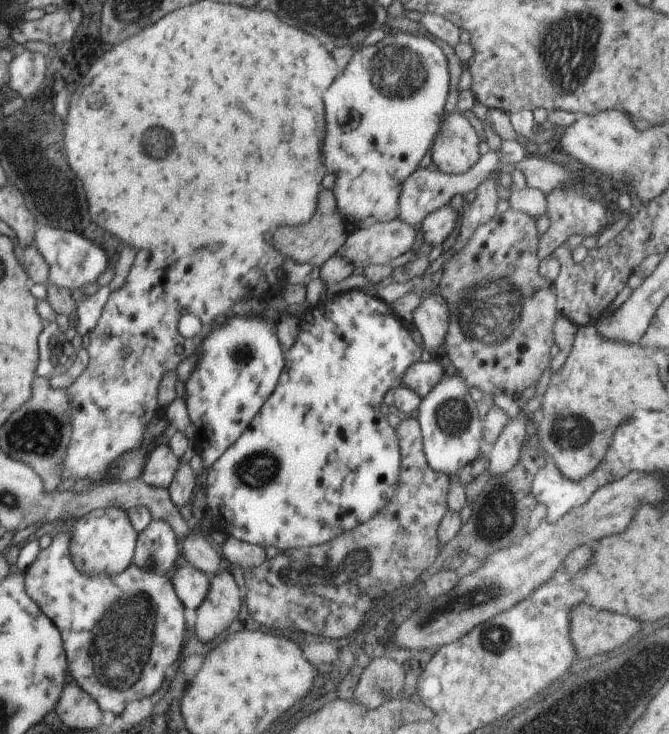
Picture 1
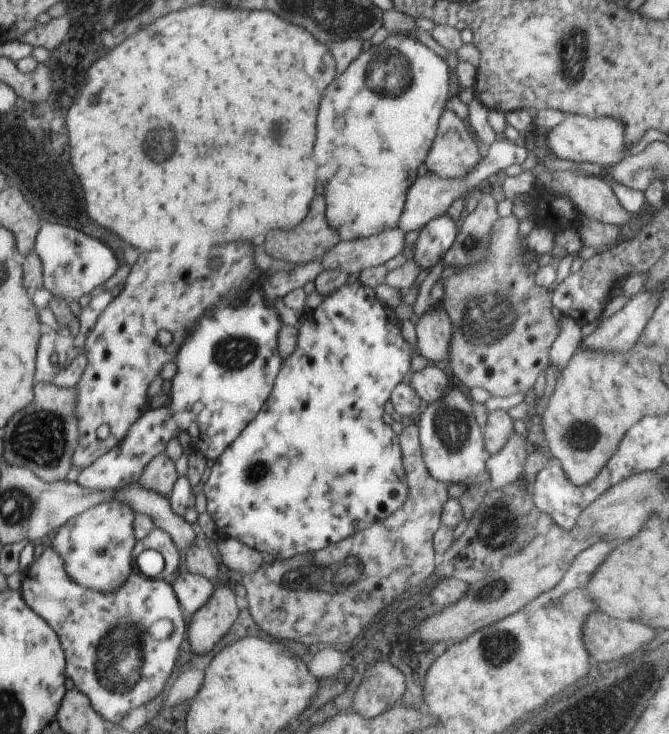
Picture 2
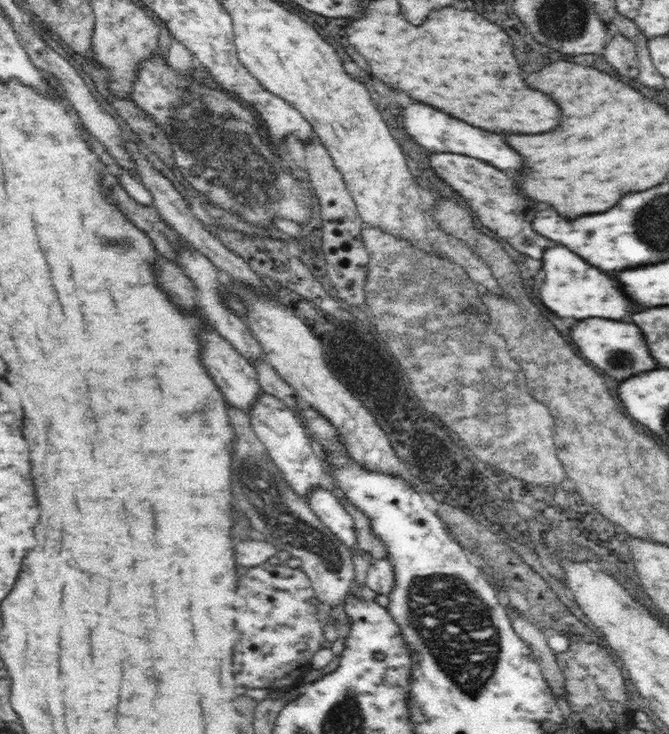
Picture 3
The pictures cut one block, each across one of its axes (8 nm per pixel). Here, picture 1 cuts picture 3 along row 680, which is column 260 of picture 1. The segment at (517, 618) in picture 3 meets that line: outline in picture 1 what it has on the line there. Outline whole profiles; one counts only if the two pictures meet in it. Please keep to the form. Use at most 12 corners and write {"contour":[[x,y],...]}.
{"contour":[[233,536],[221,544],[221,556],[242,570],[259,567],[266,549]]}

